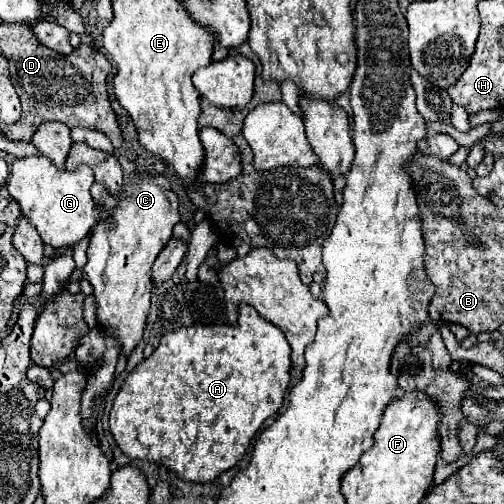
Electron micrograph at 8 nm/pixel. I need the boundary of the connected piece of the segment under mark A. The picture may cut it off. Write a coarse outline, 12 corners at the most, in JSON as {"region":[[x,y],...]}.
{"region":[[170,331],[128,373],[130,459],[214,481],[290,385],[284,333]]}

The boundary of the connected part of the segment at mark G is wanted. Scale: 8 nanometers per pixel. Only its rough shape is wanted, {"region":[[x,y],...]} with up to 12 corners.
{"region":[[12,163],[6,189],[42,241],[66,249],[100,219],[86,165]]}

